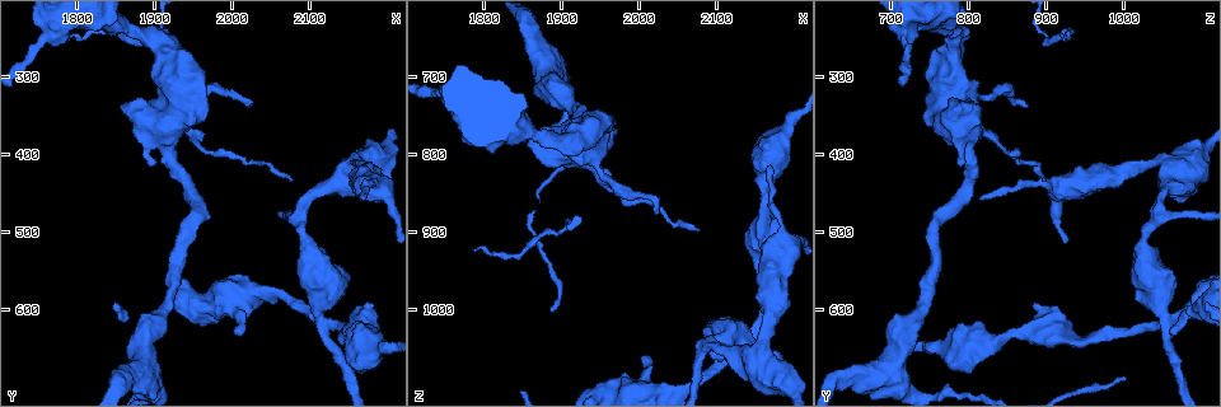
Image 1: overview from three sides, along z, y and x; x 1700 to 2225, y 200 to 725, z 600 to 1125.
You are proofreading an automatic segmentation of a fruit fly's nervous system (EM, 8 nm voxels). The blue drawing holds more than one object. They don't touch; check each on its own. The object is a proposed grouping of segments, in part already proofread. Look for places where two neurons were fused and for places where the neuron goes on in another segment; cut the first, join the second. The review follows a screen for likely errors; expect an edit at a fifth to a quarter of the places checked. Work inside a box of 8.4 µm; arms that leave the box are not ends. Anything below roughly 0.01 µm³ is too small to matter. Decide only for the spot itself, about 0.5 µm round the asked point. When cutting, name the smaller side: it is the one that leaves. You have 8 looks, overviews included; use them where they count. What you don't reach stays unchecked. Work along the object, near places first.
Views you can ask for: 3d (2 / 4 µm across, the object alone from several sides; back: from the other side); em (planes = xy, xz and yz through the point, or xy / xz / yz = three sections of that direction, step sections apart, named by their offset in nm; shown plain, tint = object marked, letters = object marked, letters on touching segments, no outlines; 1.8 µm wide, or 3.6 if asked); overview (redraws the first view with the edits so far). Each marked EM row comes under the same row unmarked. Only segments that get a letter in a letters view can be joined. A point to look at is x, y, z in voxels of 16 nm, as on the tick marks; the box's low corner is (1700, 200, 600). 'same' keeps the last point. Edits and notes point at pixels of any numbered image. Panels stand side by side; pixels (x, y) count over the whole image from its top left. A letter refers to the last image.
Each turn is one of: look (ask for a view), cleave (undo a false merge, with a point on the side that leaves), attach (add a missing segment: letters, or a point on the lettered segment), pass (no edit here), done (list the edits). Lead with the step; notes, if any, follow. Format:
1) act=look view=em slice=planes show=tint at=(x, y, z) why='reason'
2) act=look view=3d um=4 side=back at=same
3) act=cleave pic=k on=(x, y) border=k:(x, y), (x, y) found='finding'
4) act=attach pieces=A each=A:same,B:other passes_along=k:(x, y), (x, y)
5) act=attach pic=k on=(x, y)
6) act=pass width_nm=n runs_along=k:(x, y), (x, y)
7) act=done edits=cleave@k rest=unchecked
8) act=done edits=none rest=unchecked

act=look view=3d um=2 at=(1740, 270, 720) why='sudden change in width'

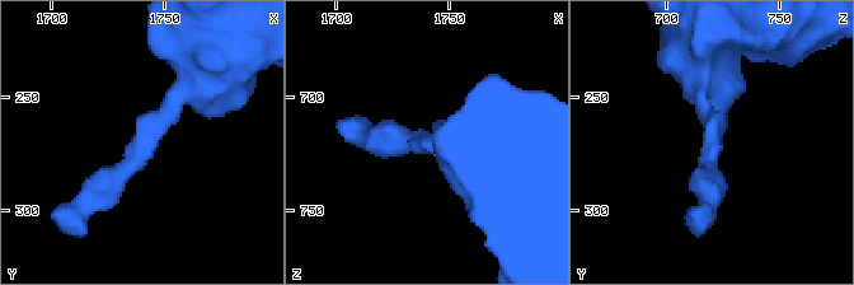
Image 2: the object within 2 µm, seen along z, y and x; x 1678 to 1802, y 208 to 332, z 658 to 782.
act=look view=em slice=xz step=4 show=tint at=(1740, 270, 718) arm_widths_nm=190,500

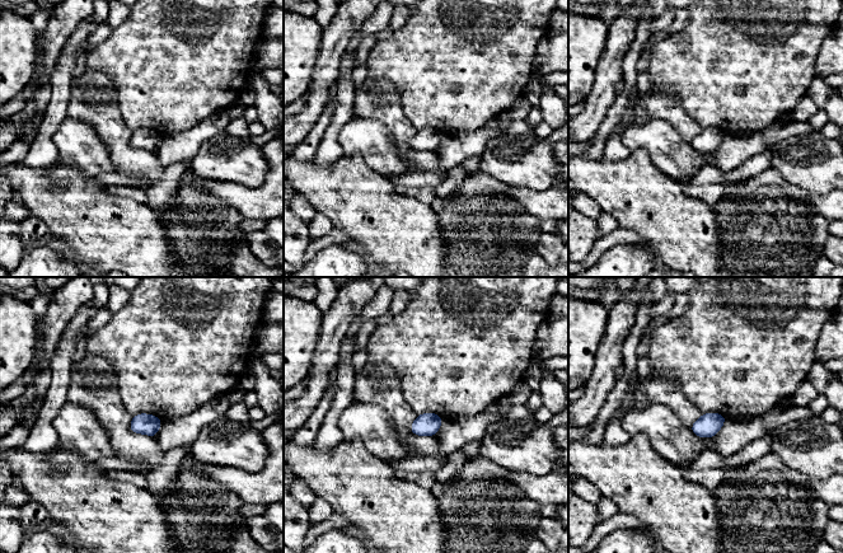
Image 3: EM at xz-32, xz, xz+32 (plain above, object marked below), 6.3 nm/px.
act=look view=em slice=planes show=letters at=same

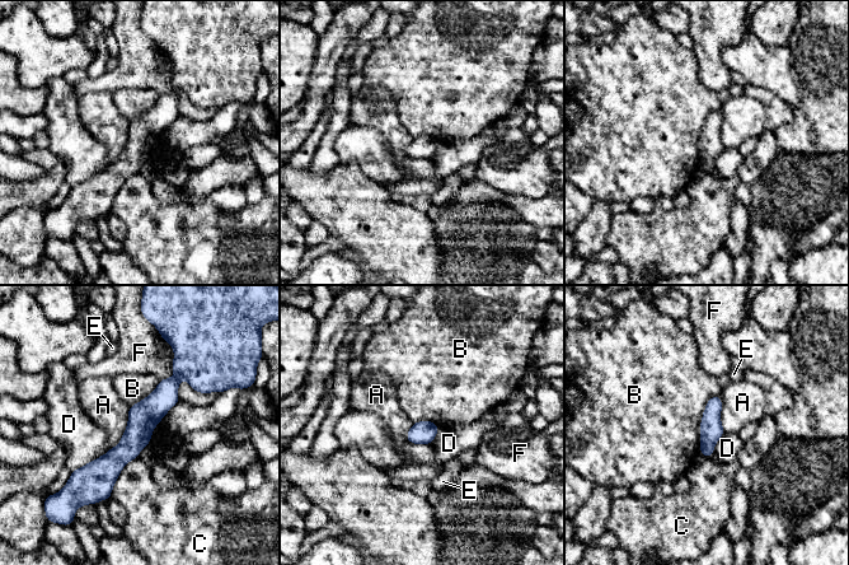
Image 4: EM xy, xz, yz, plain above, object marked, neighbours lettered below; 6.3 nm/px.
act=pass longest_contact=B:400nm each=A:other,B:other,C:other,D:other,E:other,F:other border=4:(719, 395), (707, 402), (698, 452) found='one neuron here'

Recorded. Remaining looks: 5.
act=look view=em slice=planes show=tint at=(1785, 255, 925) why='end of a long branch'

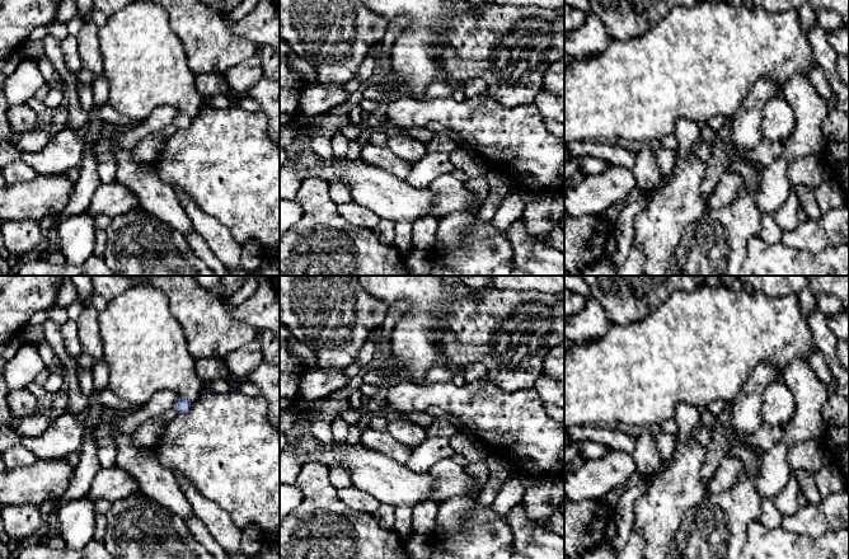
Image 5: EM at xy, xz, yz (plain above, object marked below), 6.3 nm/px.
act=look view=em slice=planes show=letters at=same why='see the neighbours'

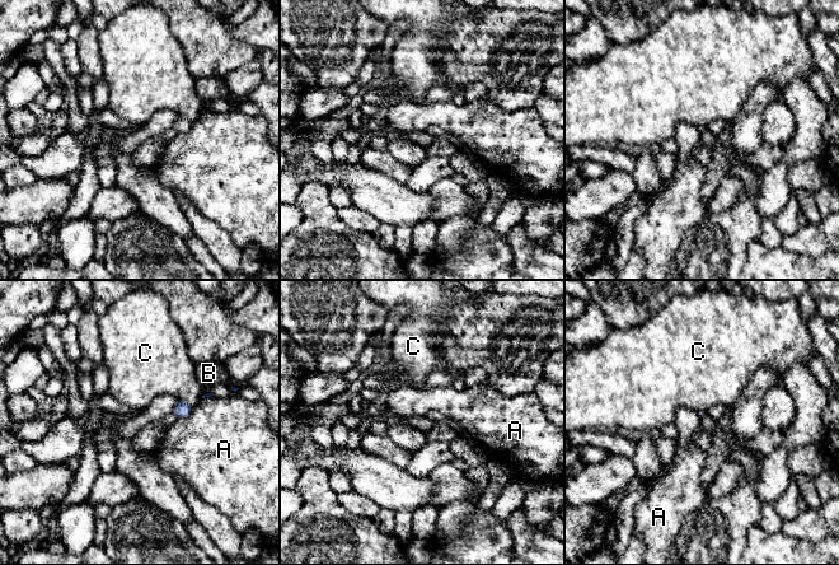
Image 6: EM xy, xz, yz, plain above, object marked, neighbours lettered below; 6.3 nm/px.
act=pass each=A:other,B:other,C:other border=6:(193, 407), (186, 416), (179, 419) found='none of them fits'

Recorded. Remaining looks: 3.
act=look view=em slice=planes show=tint at=(2010, 605, 1090) why='thick turns thin'

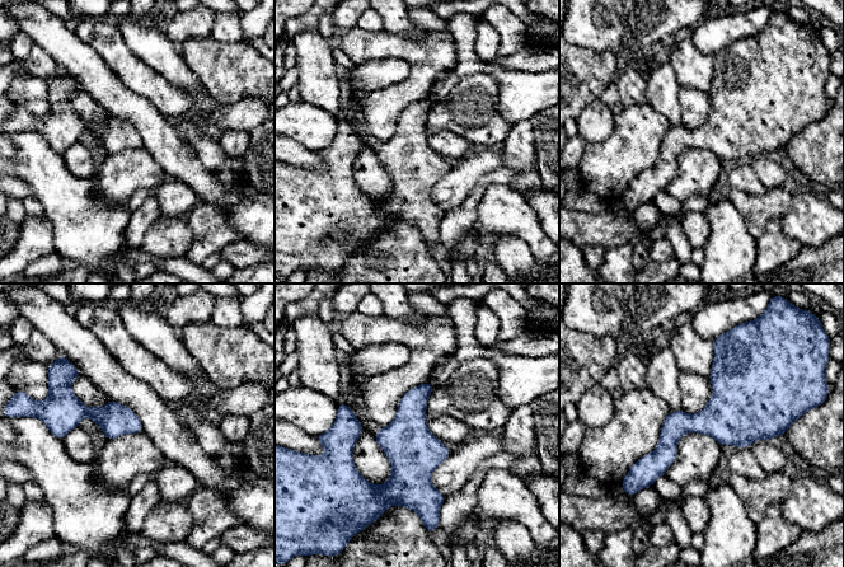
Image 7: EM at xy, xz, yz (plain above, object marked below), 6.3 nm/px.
act=look view=em slice=planes show=letters at=same why='what lies round it'

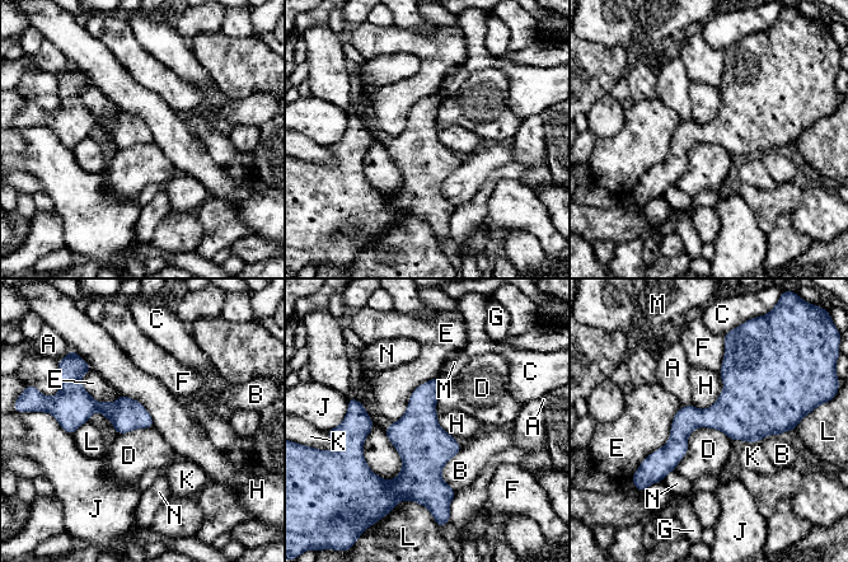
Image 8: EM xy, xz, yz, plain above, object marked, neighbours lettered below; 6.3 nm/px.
act=pass each=A:other,B:other,C:other,D:other,E:other,F:other,G:other,H:other,J:other,K:other,L:other,M:other,N:other border=8:(732, 440), (696, 427), (673, 471) found='all the same neuron'

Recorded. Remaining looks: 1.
act=done edits=none rest=unchecked

